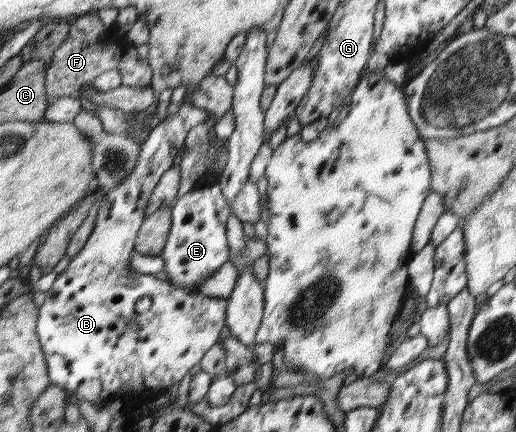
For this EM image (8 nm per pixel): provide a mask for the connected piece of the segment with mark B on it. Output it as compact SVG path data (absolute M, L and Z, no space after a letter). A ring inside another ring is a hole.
M183 101L180 104L180 109L176 113L168 115L166 122L160 123L148 134L148 137L141 143L141 149L136 164L130 171L130 174L120 182L117 187L103 193L102 200L97 204L97 217L95 218L94 228L92 229L88 240L85 242L84 248L80 250L79 254L76 254L76 257L70 260L68 268L64 269L64 272L56 278L52 288L45 293L46 298L44 303L40 305L38 311L36 334L38 335L45 356L51 385L60 387L64 386L64 390L68 391L68 395L73 401L86 401L92 403L100 399L101 402L103 402L102 404L107 404L108 402L120 404L123 397L135 396L137 394L140 395L141 393L146 392L146 390L160 392L160 390L170 389L170 387L174 385L179 385L180 380L190 372L190 368L196 366L196 364L200 362L200 358L206 356L208 350L216 345L216 340L218 340L218 336L220 336L220 332L222 332L222 328L224 328L226 300L222 300L222 298L210 298L207 295L201 294L199 291L188 294L187 292L184 292L184 290L180 290L180 288L170 286L170 284L164 280L159 280L154 275L140 275L136 270L132 269L132 266L130 266L130 255L132 255L132 251L135 250L135 240L139 228L146 217L145 212L147 212L147 206L149 206L151 194L155 192L163 174L174 165L175 158L176 156L179 156L178 152L180 148L184 146L185 138L191 128L194 128L194 126L199 125L200 123L210 123L210 120L211 114L207 110L196 108L190 103L190 101ZM146 297L150 298L152 305L149 310L146 310L146 312L140 312L140 314L138 314L135 310L136 302Z

